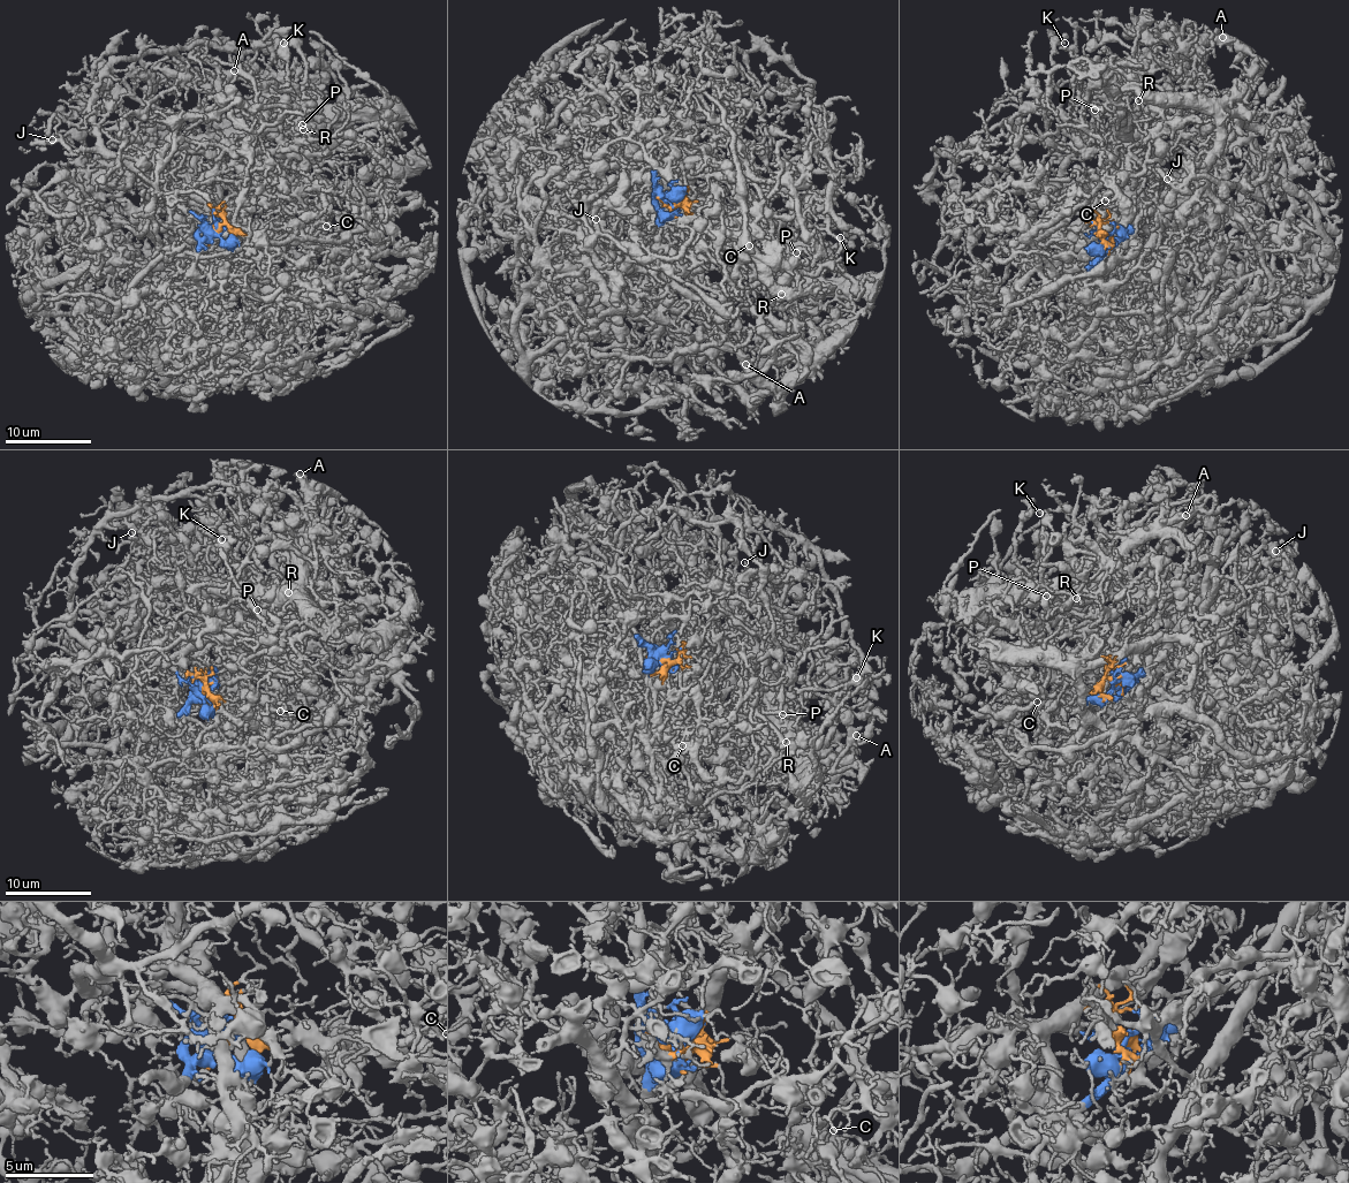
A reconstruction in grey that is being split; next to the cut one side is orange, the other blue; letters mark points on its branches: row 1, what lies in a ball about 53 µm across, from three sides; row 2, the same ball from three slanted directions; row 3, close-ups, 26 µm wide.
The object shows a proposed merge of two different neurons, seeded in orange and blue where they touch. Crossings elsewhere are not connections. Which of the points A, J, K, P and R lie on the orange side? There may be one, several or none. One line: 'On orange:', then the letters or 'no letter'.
On orange: A, J, P, R

